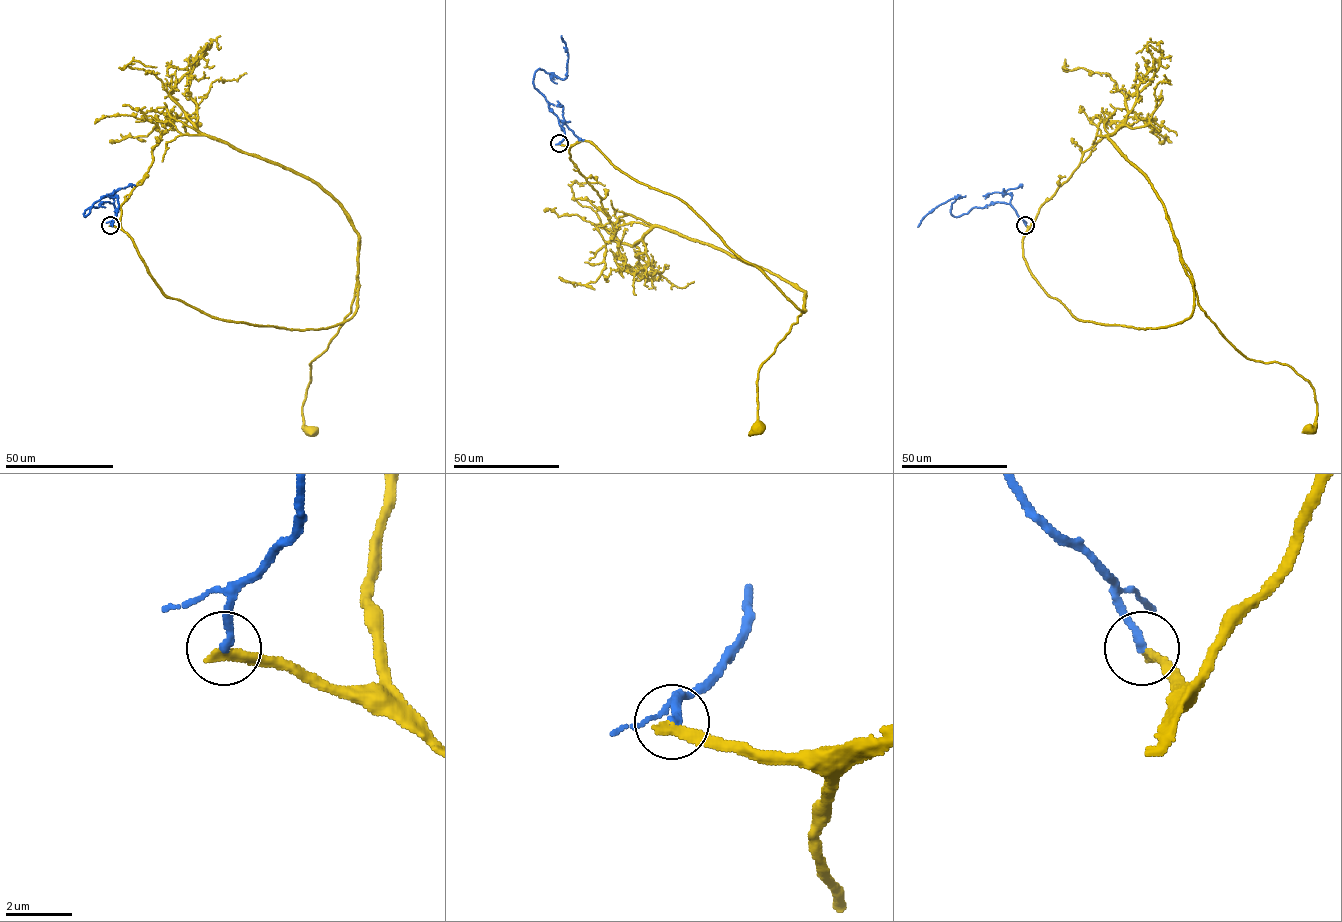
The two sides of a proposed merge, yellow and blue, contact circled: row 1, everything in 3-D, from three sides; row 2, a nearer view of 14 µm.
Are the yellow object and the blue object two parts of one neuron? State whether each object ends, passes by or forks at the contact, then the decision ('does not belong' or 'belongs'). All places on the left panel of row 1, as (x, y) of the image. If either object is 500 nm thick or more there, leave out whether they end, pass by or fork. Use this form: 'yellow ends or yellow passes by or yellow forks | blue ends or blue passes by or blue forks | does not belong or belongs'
yellow ends | blue ends | does not belong

